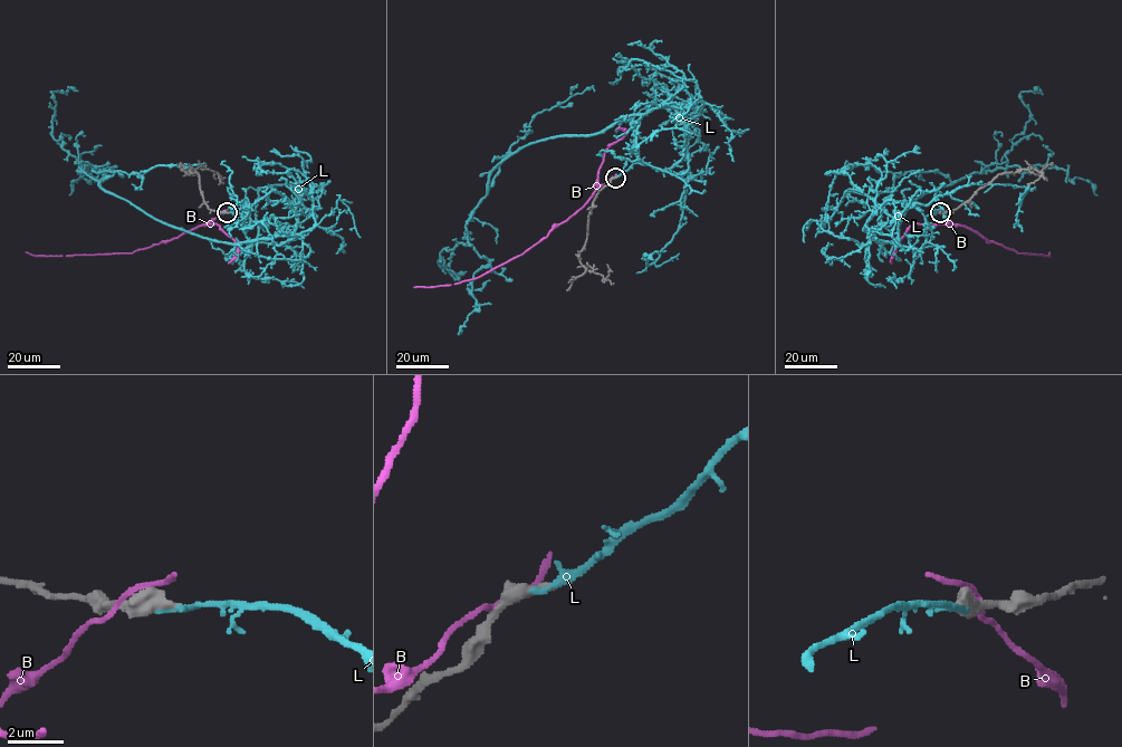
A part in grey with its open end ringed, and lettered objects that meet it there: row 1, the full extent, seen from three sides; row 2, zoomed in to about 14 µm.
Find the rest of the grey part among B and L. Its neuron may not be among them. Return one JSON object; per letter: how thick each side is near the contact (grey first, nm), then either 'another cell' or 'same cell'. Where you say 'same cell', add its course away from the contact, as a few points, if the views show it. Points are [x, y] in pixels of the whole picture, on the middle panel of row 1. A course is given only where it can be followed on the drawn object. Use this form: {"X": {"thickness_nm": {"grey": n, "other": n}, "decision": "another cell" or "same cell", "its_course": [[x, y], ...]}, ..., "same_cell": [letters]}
{"B": {"thickness_nm": {"grey": 500, "other": 180}, "decision": "another cell"}, "L": {"thickness_nm": {"grey": 400, "other": 170}, "decision": "same cell", "its_course": [[615, 178], [646, 164], [639, 115], [506, 156], [466, 224], [469, 243], [440, 254], [454, 277], [466, 271]]}, "same_cell": ["L"]}

